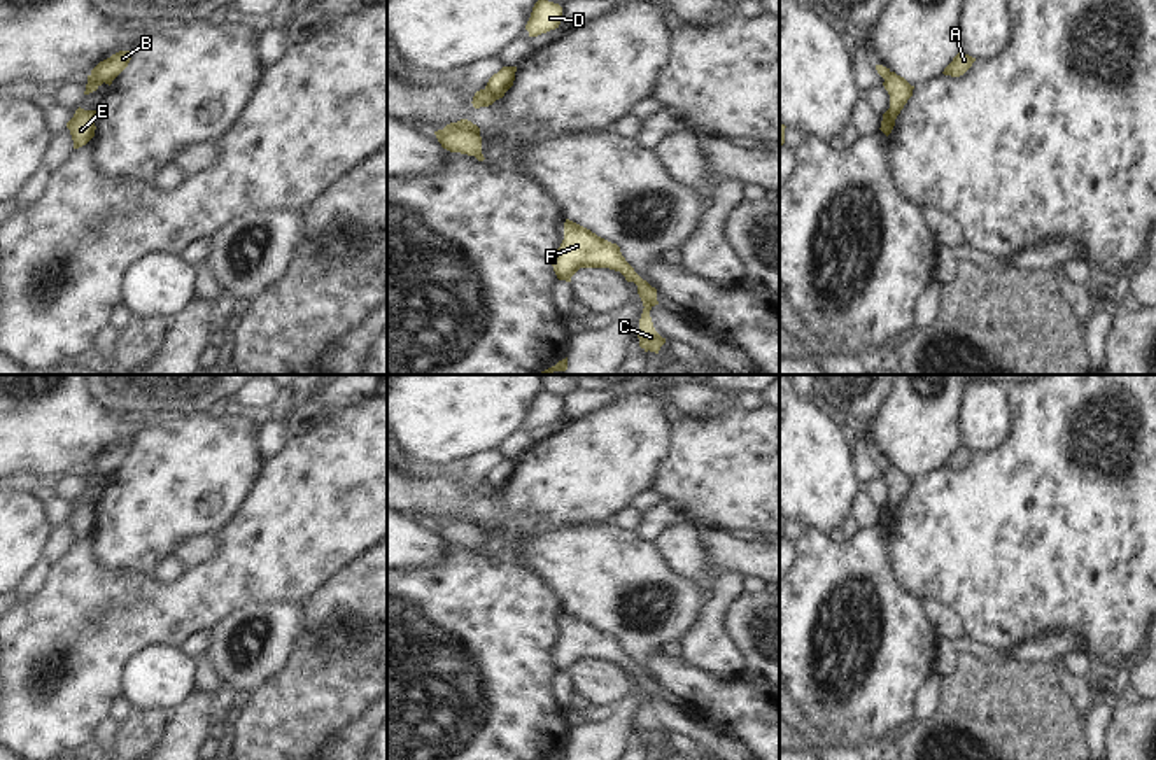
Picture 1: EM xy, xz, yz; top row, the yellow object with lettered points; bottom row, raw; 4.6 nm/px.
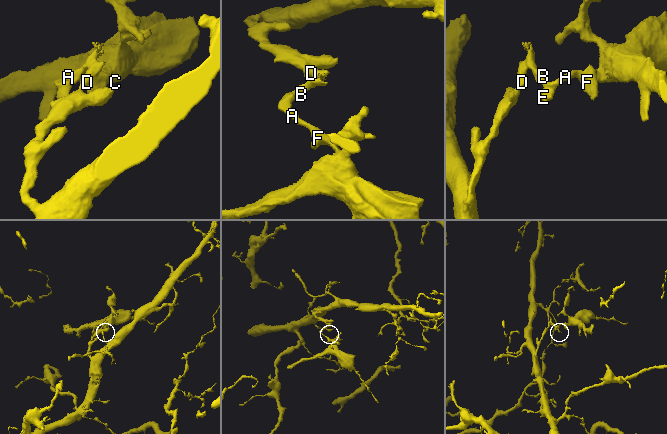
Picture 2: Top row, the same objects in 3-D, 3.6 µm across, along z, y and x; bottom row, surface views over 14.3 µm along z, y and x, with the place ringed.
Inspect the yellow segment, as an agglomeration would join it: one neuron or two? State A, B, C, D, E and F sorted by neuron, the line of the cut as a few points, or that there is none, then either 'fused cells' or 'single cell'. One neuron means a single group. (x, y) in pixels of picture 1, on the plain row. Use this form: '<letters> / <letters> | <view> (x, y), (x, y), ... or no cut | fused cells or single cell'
A C E F / B D | xz (486, 480), (498, 491) | fused cells

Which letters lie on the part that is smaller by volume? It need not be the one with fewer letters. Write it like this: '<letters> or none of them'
A, C, E, F

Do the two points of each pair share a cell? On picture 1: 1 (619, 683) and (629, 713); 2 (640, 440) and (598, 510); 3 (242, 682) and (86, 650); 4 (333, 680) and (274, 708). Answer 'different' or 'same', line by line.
1: different
2: same
3: different
4: same

